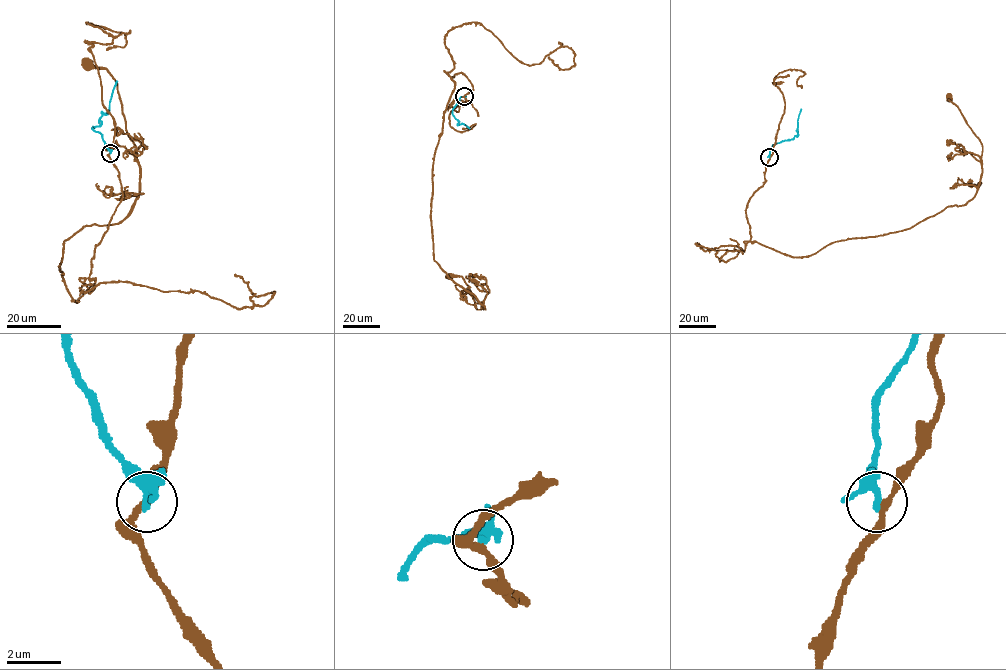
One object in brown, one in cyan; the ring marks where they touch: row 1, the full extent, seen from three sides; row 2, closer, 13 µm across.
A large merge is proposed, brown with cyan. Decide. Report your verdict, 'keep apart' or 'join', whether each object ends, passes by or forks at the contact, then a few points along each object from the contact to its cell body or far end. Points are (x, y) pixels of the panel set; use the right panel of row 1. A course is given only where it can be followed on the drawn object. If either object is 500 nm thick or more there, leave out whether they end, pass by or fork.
keep apart | brown passes by | cyan forks | brown via (770, 157), (746, 209), (751, 241), (804, 257), (909, 229), (964, 205), (979, 182), (982, 144), (949, 98) | cyan via (769, 157), (772, 145), (798, 134), (801, 108)

